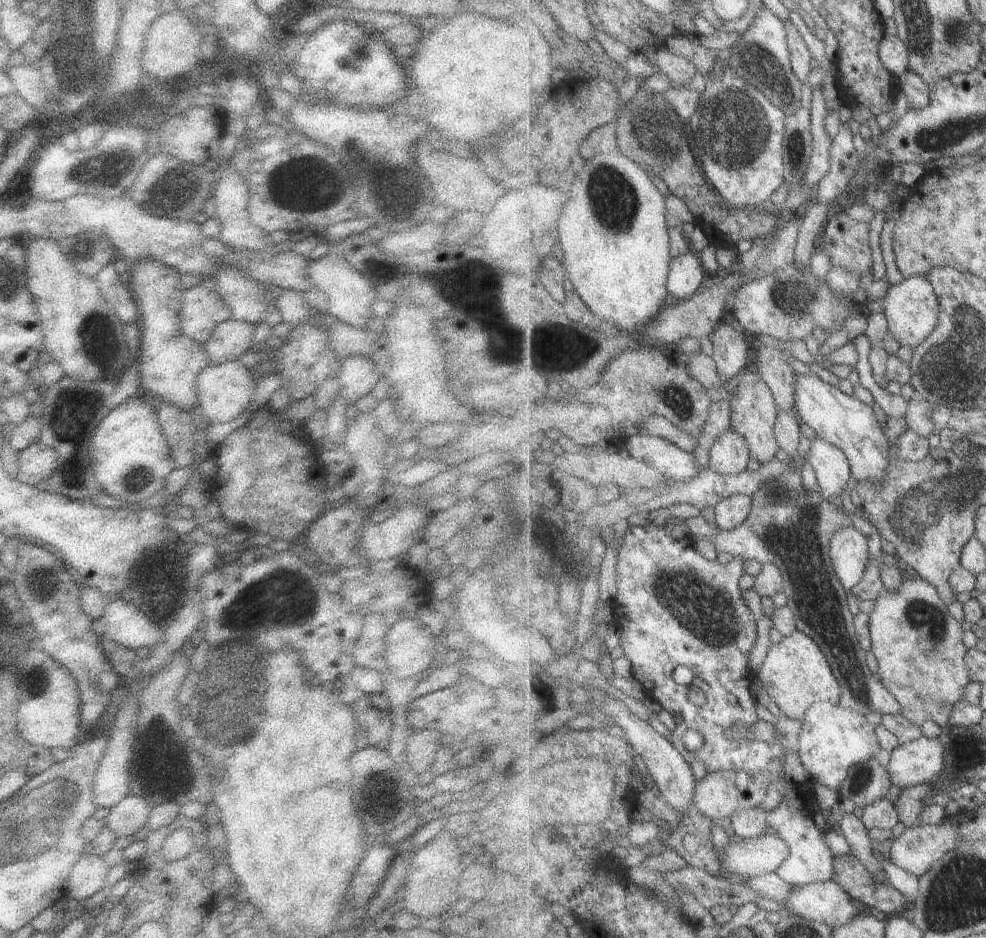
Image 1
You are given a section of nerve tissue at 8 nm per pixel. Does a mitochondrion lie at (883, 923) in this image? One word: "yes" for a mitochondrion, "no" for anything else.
no

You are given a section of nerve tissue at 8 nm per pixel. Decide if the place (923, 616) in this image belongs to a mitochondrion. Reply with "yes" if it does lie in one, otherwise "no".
yes

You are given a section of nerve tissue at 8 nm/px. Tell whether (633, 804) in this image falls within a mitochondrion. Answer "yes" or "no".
no

